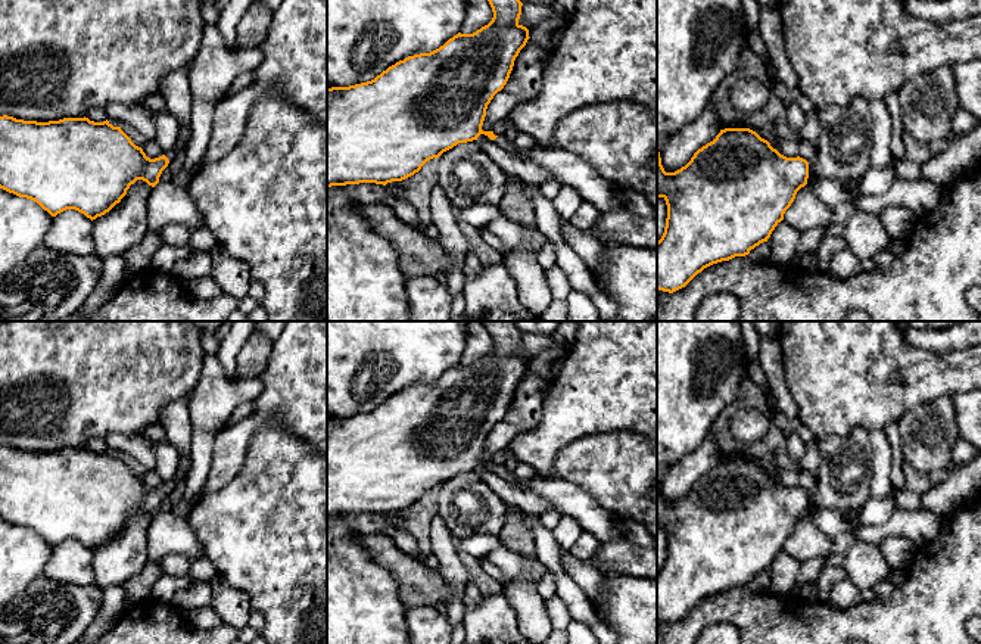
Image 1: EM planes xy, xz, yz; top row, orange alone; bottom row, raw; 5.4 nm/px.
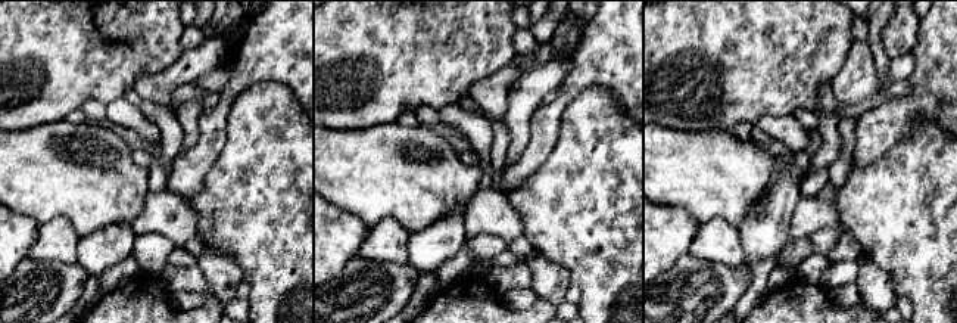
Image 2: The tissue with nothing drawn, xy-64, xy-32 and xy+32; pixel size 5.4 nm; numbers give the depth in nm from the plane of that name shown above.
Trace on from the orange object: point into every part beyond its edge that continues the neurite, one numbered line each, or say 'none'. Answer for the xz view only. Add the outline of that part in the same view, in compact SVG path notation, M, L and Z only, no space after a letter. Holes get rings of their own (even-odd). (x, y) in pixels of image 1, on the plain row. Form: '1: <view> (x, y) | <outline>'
1: xz (567, 498) | M498 466L493 472L507 482L526 486L538 494L561 516L574 519L583 531L595 535L600 542L614 542L625 538L619 526L619 519L604 510L592 495L577 485L563 479L541 477L538 475L529 480L520 480L504 466Z

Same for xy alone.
1: xy (171, 484) | M177 470L175 476L164 483L168 491L172 491L181 479L187 479L189 473L186 470Z

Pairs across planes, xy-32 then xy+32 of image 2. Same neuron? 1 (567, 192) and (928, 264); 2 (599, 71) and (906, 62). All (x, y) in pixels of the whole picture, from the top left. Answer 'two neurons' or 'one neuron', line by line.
1: one neuron
2: two neurons

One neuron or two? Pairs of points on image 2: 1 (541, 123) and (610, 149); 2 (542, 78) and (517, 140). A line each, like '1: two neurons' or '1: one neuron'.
1: two neurons
2: one neuron

